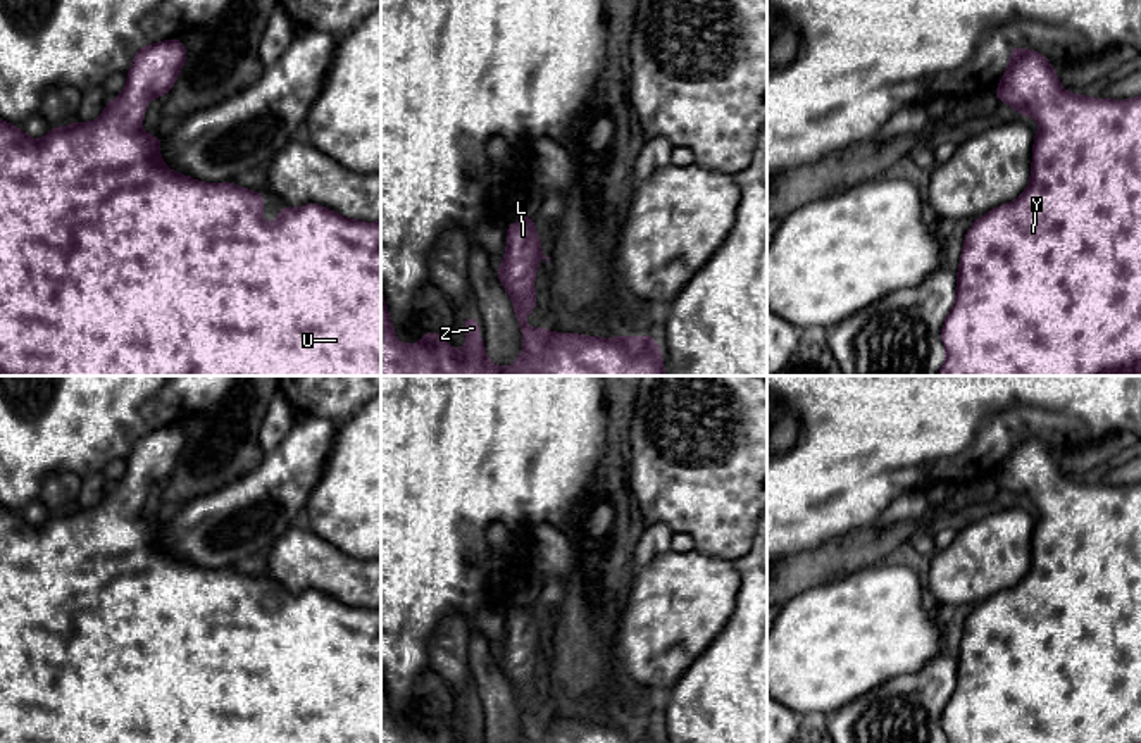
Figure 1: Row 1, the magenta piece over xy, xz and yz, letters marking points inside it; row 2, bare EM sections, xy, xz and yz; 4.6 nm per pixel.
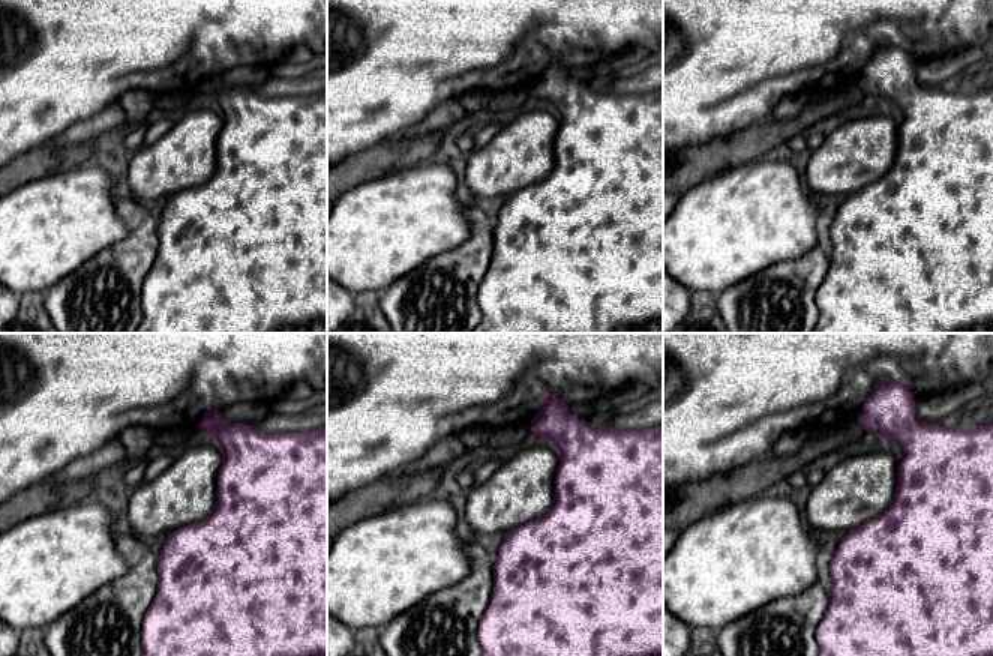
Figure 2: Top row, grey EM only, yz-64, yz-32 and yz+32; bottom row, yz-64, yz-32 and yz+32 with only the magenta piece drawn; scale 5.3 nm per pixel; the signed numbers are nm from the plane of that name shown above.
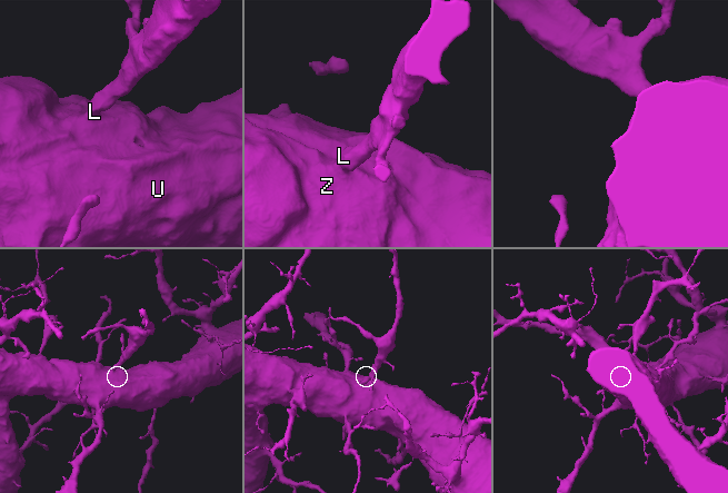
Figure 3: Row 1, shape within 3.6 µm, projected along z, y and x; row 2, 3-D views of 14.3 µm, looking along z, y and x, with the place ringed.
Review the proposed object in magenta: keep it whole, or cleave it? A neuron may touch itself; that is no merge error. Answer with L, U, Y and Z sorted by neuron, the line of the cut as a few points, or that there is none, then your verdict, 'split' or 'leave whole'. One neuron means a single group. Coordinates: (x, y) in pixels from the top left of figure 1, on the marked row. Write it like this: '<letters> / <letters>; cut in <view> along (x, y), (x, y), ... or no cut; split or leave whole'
L U Y Z; no cut; leave whole

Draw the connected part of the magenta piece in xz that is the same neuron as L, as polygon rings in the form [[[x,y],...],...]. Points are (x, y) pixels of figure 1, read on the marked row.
[[[531,212],[519,222],[512,222],[510,226],[507,226],[507,250],[505,250],[505,260],[502,262],[502,265],[496,269],[498,272],[498,281],[502,283],[502,286],[507,290],[507,293],[510,295],[512,302],[514,302],[514,312],[515,312],[515,317],[517,317],[517,324],[522,331],[522,343],[524,343],[524,350],[521,352],[521,355],[515,359],[515,364],[512,367],[500,367],[496,364],[493,364],[488,355],[486,355],[486,350],[484,350],[484,343],[483,343],[483,338],[479,336],[479,324],[477,324],[477,319],[476,317],[464,317],[464,324],[465,324],[465,329],[467,329],[467,336],[465,336],[465,347],[457,352],[450,347],[448,341],[445,341],[440,333],[429,333],[429,331],[424,331],[424,336],[421,341],[414,343],[414,345],[403,345],[396,340],[395,336],[395,329],[393,329],[393,322],[390,319],[390,312],[388,312],[388,307],[383,300],[383,283],[381,283],[381,376],[665,376],[665,371],[664,371],[664,359],[662,359],[662,353],[660,353],[660,348],[658,348],[658,343],[657,343],[657,338],[653,336],[648,336],[645,334],[643,338],[636,338],[634,334],[629,334],[626,338],[622,336],[615,336],[615,338],[596,338],[596,336],[584,336],[584,334],[572,334],[572,333],[550,333],[546,329],[546,326],[541,326],[539,329],[531,329],[526,322],[524,322],[524,317],[529,315],[533,312],[533,309],[538,305],[538,300],[536,300],[536,291],[534,291],[534,276],[538,272],[538,262],[545,259],[548,264],[550,264],[550,257],[545,257],[541,253],[541,241],[539,241],[539,236],[536,233],[536,226],[534,226],[534,221],[531,217]]]

